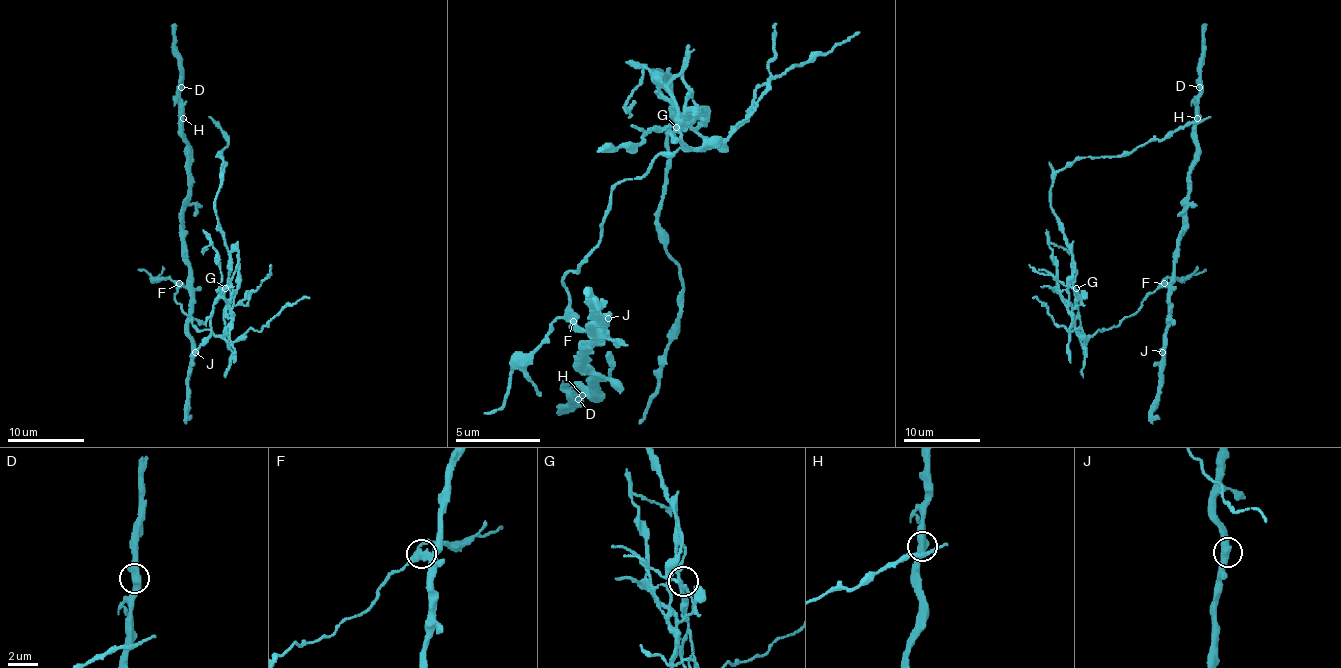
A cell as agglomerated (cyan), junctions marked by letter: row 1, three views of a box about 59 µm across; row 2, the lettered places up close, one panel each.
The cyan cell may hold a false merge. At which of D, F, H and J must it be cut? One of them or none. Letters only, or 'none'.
F

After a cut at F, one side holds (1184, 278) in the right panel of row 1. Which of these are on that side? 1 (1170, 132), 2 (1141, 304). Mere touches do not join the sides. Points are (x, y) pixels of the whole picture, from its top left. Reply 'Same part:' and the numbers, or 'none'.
Same part: 1, 2

